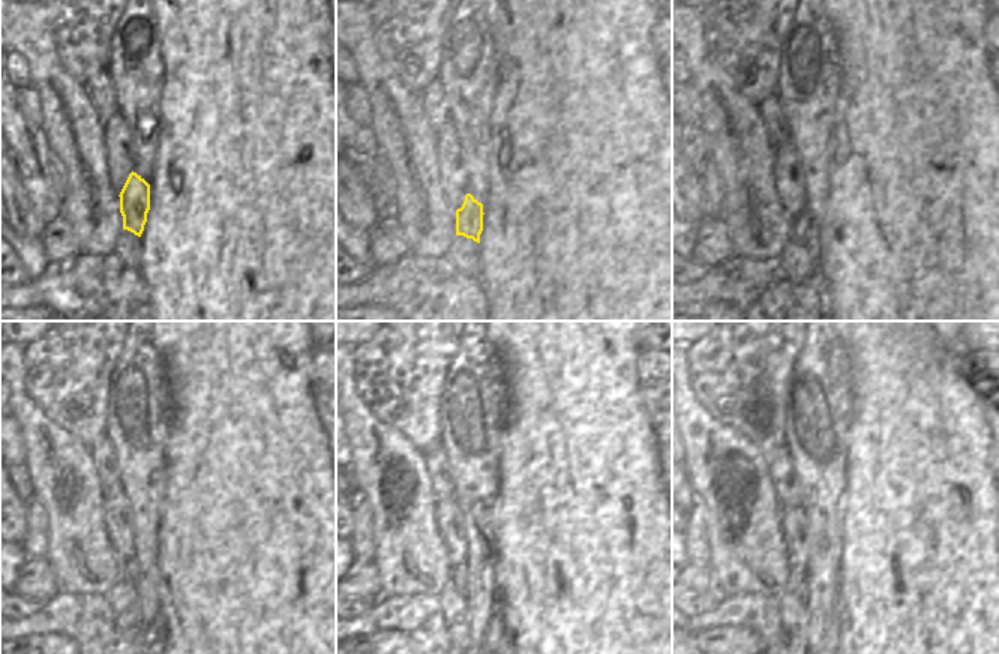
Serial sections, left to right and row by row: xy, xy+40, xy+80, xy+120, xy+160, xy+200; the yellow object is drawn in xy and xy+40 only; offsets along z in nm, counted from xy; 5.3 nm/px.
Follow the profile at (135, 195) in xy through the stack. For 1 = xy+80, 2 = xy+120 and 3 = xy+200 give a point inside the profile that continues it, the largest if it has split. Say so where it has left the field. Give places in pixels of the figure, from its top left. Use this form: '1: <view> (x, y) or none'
1: xy+80 (804, 230)
2: xy+120 (129, 569)
3: xy+200 (795, 584)

